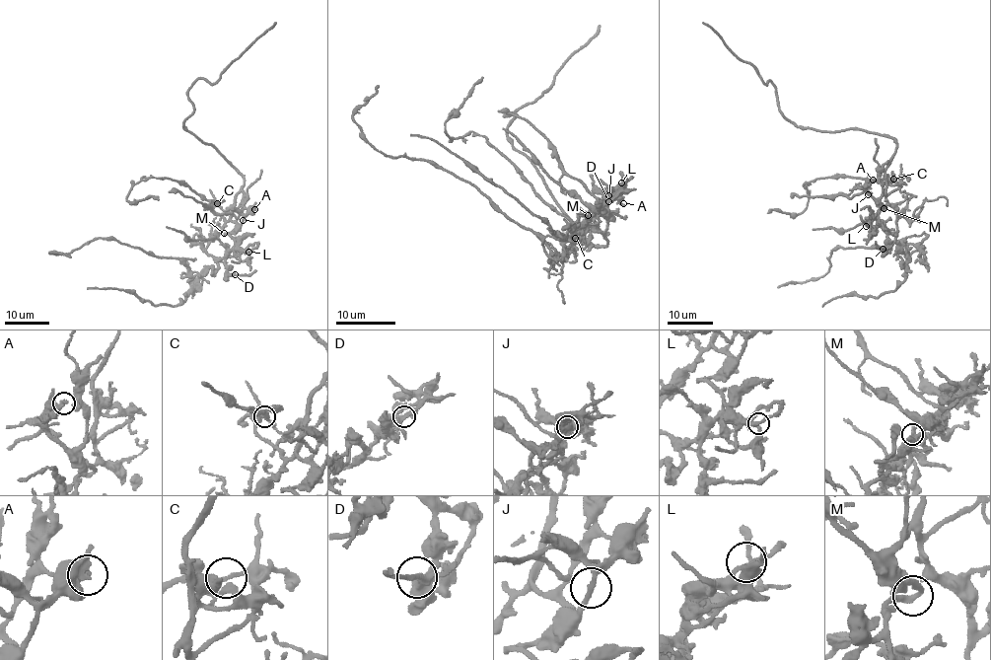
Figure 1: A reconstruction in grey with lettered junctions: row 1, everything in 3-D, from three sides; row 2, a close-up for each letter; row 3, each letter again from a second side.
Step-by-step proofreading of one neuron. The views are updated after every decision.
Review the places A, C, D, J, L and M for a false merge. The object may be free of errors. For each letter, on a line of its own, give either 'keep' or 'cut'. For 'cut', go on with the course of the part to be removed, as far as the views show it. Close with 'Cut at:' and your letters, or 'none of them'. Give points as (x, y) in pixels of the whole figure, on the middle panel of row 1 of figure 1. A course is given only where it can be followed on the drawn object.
A: keep
C: keep
D: keep
J: keep
L: keep
M: keep
Cut at: none of them

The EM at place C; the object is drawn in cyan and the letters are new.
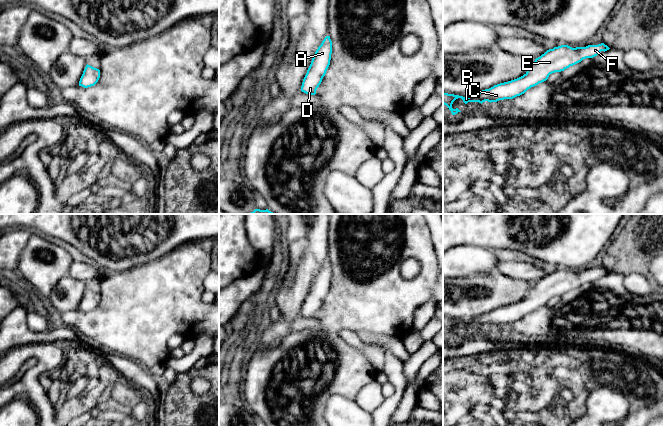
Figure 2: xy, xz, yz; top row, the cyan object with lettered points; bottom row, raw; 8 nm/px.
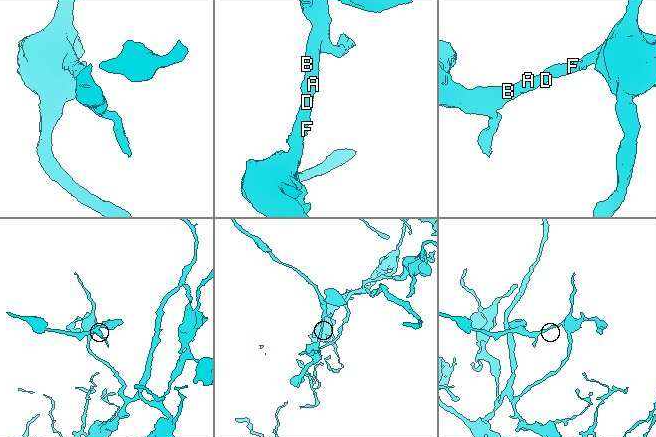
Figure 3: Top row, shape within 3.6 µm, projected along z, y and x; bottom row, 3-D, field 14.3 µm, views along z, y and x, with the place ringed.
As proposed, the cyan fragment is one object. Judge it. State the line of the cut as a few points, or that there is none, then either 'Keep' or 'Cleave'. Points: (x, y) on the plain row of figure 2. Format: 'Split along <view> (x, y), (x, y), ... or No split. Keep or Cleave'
No split. Keep

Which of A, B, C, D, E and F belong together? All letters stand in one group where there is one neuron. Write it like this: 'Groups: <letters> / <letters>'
Groups: A B C D E F

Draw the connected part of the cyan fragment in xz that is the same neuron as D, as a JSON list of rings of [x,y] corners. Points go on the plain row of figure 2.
[[[326,260],[312,282],[311,288],[302,306],[302,316],[309,319],[316,318],[316,314],[321,308],[330,289],[331,278],[332,265],[330,260]]]

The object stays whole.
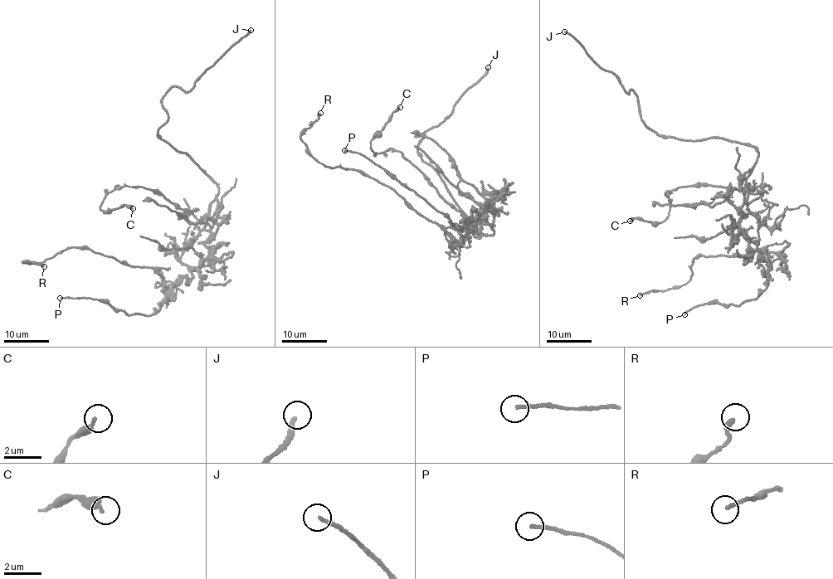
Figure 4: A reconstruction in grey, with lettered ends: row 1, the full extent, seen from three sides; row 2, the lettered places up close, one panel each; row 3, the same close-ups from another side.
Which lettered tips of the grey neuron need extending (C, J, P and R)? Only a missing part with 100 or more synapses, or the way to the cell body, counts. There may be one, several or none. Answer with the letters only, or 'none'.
J

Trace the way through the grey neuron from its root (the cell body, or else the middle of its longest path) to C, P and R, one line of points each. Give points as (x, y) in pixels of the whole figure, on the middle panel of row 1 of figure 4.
C: (479, 216), (483, 221), (471, 223), (401, 152), (388, 148), (373, 152), (371, 142), (400, 107)
P: (479, 216), (470, 225), (464, 222), (477, 218), (473, 211), (463, 226), (451, 222), (362, 154), (344, 150)
R: (479, 216), (447, 227), (450, 242), (390, 187), (319, 163), (301, 134), (320, 113)

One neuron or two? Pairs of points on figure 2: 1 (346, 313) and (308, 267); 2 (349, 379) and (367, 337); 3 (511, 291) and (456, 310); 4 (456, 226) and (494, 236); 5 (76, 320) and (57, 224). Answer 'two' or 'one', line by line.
1: two
2: two
3: one
4: one
5: two

